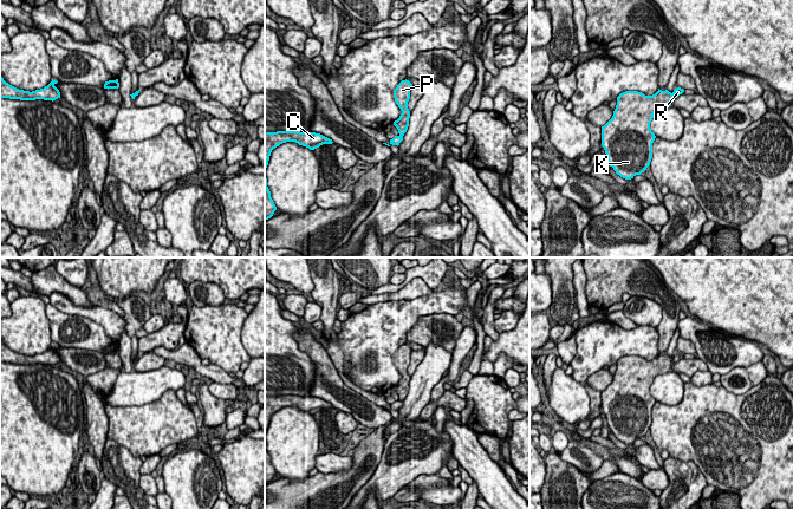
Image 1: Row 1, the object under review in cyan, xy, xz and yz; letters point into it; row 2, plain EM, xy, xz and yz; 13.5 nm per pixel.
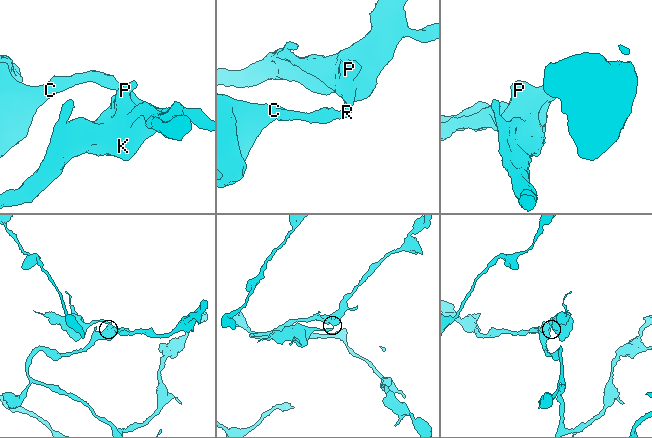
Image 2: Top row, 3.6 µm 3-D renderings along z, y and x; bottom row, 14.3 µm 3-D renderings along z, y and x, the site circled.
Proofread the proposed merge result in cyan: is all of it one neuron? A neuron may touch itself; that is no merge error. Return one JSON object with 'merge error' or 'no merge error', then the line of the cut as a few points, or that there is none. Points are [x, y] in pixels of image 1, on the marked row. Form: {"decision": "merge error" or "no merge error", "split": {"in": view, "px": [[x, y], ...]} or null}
{"decision": "merge error", "split": {"in": "xz", "px": [[400, 135], [402, 137]]}}

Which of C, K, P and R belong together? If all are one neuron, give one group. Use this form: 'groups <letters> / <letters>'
groups C R / K P

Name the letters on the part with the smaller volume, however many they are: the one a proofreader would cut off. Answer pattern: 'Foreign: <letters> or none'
Foreign: C, R

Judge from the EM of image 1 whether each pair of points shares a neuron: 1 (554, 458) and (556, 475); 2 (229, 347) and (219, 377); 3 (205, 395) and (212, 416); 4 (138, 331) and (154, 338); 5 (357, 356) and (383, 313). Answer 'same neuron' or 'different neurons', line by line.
1: same neuron
2: different neurons
3: same neuron
4: different neurons
5: same neuron

